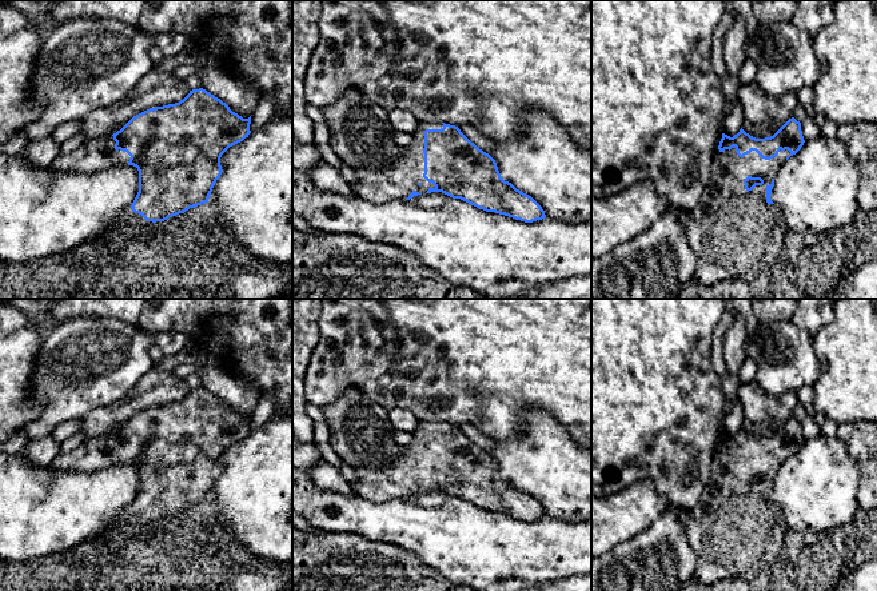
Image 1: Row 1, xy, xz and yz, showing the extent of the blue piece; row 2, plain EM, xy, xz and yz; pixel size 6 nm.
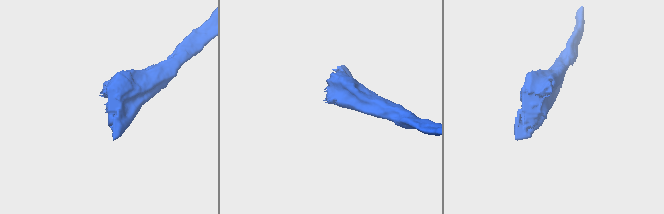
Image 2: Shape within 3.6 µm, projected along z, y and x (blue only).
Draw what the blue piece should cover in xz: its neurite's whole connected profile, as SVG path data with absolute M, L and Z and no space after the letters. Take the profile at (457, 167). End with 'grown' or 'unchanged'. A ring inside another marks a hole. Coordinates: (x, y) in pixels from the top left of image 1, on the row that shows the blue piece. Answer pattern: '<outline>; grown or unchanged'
M419 121L418 128L411 135L412 141L400 147L400 155L392 165L379 171L355 171L358 181L351 187L359 197L384 203L410 200L422 193L442 192L486 212L495 212L525 223L546 217L542 207L531 196L501 177L495 160L471 143L458 127Z; grown

